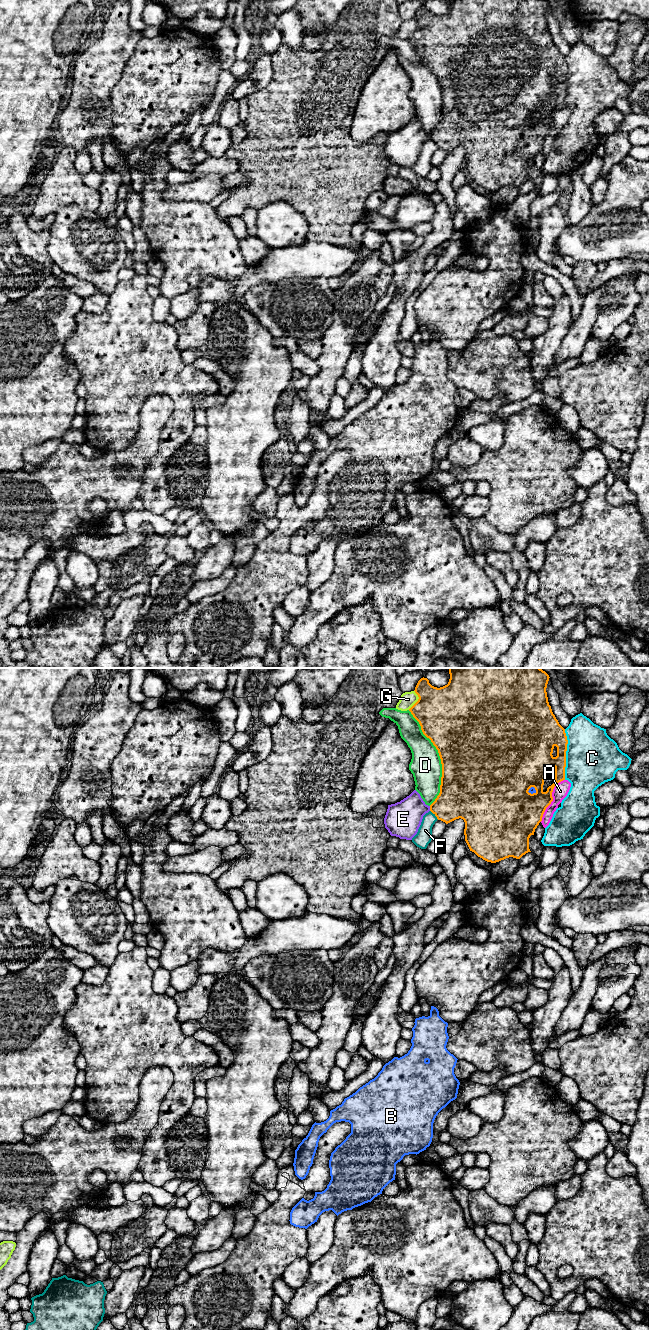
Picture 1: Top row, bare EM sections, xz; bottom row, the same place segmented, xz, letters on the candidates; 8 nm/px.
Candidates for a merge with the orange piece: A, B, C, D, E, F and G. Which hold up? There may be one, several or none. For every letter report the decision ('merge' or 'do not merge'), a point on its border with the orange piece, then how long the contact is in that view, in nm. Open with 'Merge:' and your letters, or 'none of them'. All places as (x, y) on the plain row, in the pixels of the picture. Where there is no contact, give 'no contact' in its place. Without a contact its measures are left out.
Merge: none of them
A: do not merge; meets orange in xz at (552, 127); contact 400 nm long
B: do not merge; meets orange in xz at (530, 121); contact 80 nm long
C: do not merge; meets orange in xz at (565, 82); contact 400 nm long
D: do not merge; meets orange in xz at (440, 86); contact 800 nm long
E: do not merge; meets orange in xz at (430, 136); contact 40 nm long
F: do not merge; meets orange in xz at (435, 143); contact 100 nm long
G: do not merge; meets orange in xz at (418, 28); contact 170 nm long

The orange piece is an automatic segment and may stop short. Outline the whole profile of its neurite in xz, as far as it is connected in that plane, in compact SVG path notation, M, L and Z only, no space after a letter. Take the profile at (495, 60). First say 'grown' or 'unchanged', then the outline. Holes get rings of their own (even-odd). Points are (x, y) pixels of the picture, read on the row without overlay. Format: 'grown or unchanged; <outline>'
unchanged; M449 0L449 2L448 12L440 16L432 14L427 6L421 6L414 18L419 27L409 37L413 45L419 50L423 62L431 68L438 78L441 87L440 121L430 133L430 139L438 148L446 152L459 146L463 147L465 150L465 169L470 179L483 188L496 191L509 185L520 187L526 181L531 180L529 177L529 166L534 163L535 157L542 149L546 136L553 129L552 120L554 115L565 108L568 68L565 57L559 52L548 30L546 16L550 5L546 0ZM553 94L555 95L555 109L544 120L545 103Z

